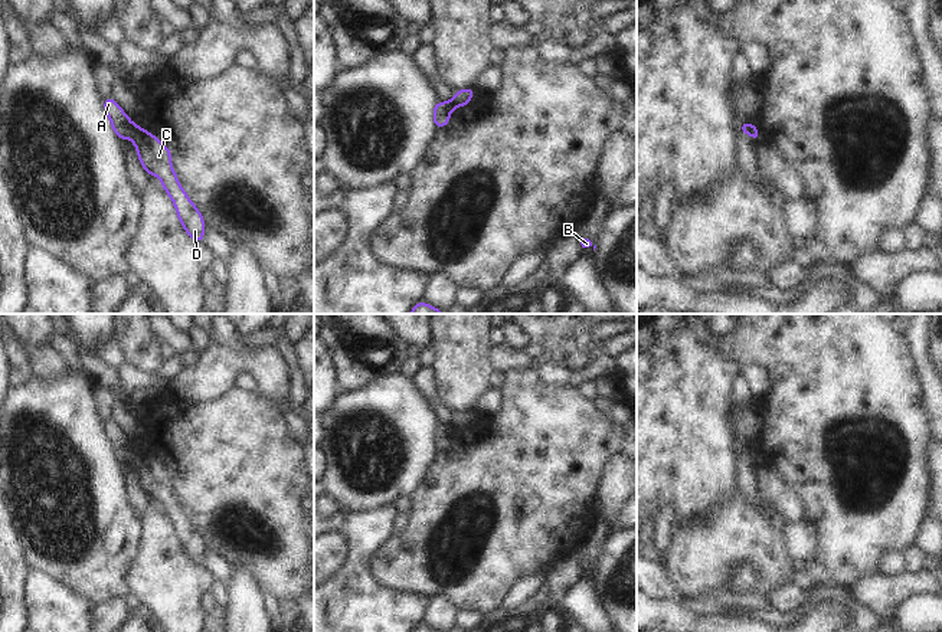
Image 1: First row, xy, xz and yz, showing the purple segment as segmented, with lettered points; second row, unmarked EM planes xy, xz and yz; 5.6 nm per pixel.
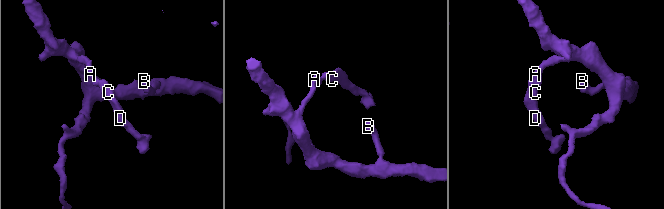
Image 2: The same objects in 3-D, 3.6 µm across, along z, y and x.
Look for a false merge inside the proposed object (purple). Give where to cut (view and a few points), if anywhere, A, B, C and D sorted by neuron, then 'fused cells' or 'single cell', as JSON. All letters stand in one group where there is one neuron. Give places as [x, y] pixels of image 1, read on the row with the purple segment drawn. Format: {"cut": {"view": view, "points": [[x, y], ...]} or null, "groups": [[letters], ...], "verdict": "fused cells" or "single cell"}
{"cut": {"view": "xy", "points": [[130, 123], [130, 134], [133, 137]]}, "groups": [["A", "B"], ["C", "D"]], "verdict": "fused cells"}

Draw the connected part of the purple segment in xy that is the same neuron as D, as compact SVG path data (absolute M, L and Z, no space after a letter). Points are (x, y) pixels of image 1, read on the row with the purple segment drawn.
M130 124L133 144L138 153L138 161L147 174L161 179L161 186L174 203L176 213L186 233L196 242L205 243L205 219L189 199L171 166L171 151L153 132L137 124Z

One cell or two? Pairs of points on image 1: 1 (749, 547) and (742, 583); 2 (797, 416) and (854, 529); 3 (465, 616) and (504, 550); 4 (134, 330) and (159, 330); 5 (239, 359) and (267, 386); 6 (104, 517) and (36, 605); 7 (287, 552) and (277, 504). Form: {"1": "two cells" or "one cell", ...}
{"1": "two cells", "2": "one cell", "3": "two cells", "4": "two cells", "5": "one cell", "6": "two cells", "7": "one cell"}

